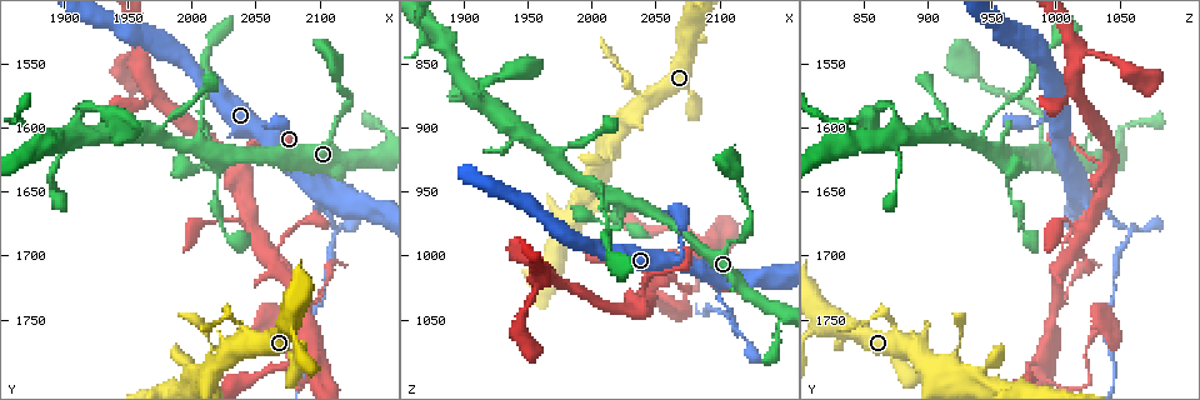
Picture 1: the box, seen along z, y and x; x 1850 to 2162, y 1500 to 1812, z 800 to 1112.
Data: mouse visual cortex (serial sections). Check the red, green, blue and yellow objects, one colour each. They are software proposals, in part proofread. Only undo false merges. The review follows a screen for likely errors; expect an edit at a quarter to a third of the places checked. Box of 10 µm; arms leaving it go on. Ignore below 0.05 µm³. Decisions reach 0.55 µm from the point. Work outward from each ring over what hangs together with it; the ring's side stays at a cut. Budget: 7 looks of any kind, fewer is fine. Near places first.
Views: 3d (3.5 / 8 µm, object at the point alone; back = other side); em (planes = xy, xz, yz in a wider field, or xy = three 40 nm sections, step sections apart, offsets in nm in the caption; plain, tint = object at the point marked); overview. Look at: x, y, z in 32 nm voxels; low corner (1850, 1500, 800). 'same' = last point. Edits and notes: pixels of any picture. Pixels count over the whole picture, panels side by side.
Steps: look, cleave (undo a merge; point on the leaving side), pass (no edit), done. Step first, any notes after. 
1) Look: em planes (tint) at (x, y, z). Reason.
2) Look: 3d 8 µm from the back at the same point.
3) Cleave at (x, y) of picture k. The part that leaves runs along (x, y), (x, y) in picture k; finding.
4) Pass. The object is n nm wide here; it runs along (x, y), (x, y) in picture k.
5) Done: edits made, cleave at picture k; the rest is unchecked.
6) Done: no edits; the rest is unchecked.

Look: 3d 3.5 µm at (2034, 1752, 872). Thick turns thin.

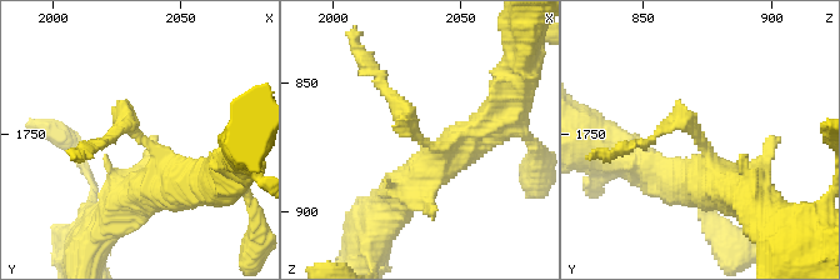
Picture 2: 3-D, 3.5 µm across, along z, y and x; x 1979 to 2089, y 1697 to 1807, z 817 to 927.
Look: em planes (tint) at (2034, 1751, 872).

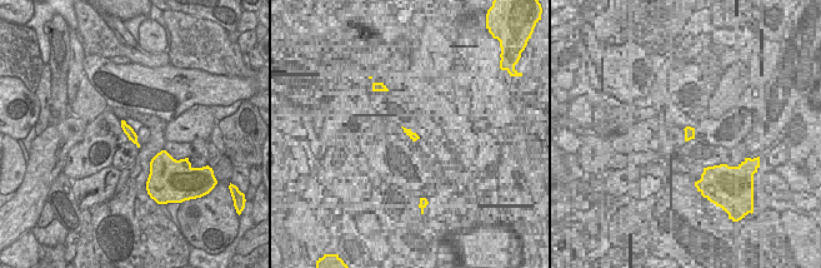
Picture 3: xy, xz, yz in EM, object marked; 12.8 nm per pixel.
Cleave at (681, 124) of picture 2. A second cell is stuck on.

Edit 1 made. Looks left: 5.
Look: overview. Redraw.

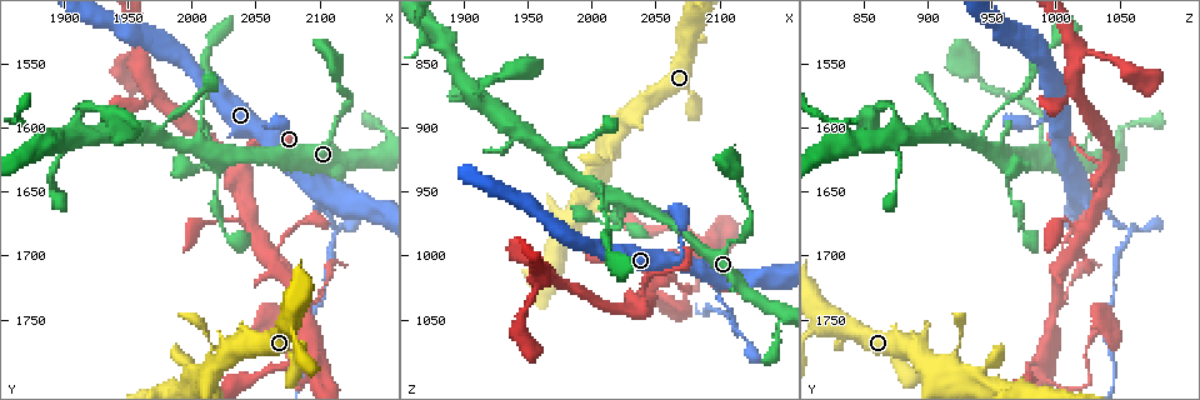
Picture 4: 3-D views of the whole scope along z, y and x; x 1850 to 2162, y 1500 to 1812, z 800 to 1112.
Look: 3d 8 µm at (2004, 1614, 946). Three arms meet.

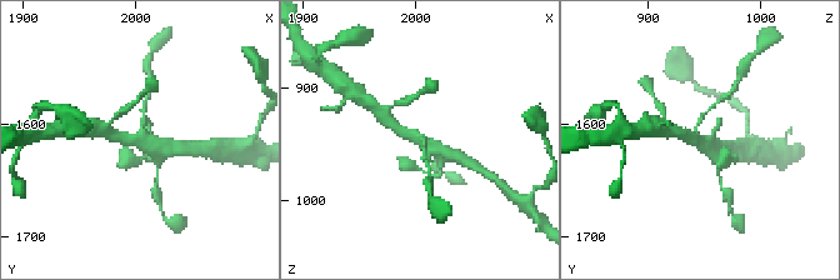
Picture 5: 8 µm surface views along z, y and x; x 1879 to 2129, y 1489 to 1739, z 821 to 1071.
Look: 3d 3.5 µm at the same point. Zoom in.

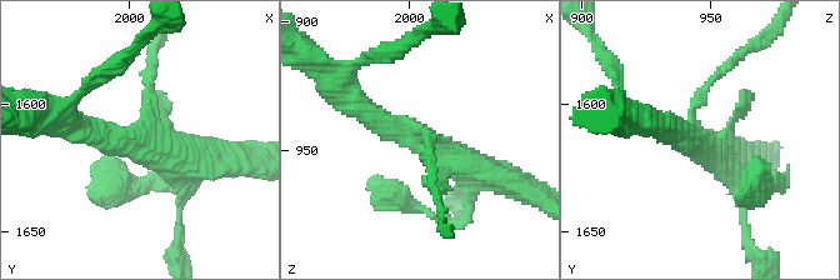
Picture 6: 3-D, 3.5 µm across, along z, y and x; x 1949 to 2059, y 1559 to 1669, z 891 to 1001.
Look: em xy step 5 (tint) at (2003, 1615, 945).

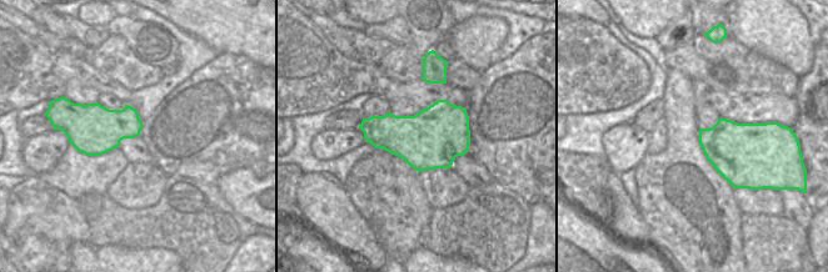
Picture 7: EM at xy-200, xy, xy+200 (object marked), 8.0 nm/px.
Pass. It runs along (488, 170), (441, 155), (350, 100) in picture 6; continuous, no second cell.

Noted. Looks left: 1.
Done: edits made, cleave at picture 2; the rest is unchecked.

